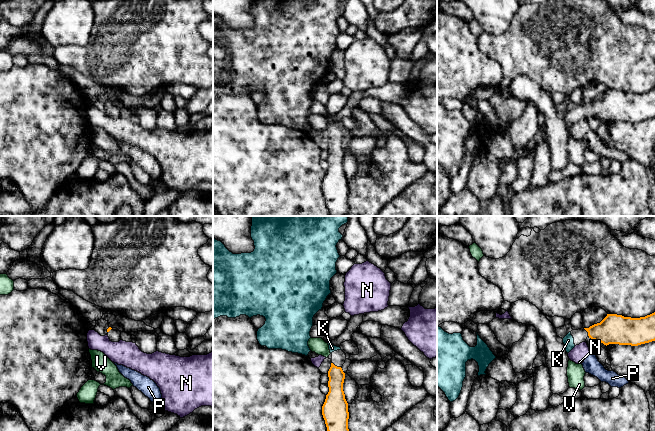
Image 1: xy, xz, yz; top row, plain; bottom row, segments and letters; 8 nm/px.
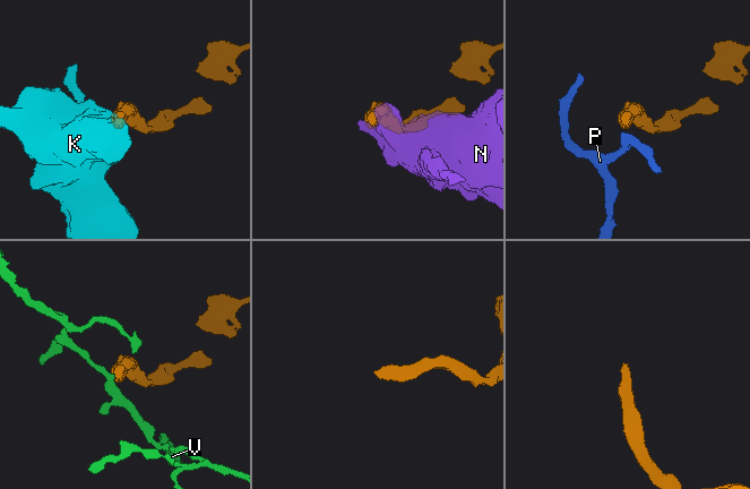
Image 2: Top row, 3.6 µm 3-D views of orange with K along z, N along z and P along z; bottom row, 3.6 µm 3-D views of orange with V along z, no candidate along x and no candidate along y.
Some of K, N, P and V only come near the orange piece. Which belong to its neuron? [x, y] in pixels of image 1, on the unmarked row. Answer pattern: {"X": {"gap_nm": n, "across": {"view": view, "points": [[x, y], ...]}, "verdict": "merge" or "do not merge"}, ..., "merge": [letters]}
{"K": {"gap_nm": 90, "across": {"view": "xz", "points": [[331, 139], [331, 128]]}, "verdict": "merge"}, "N": {"gap_nm": 50, "across": {"view": "yz", "points": [[589, 113], [585, 117]]}, "verdict": "do not merge"}, "P": {"gap_nm": 110, "across": {"view": "yz", "points": [[604, 120], [595, 131]]}, "verdict": "do not merge"}, "V": {"gap_nm": 60, "across": {"view": "xz", "points": [[331, 139], [328, 132]]}, "verdict": "do not merge"}, "merge": ["K"]}

